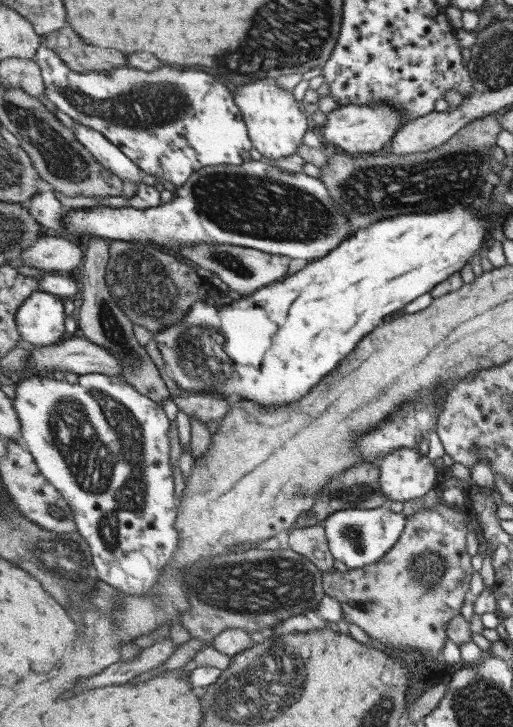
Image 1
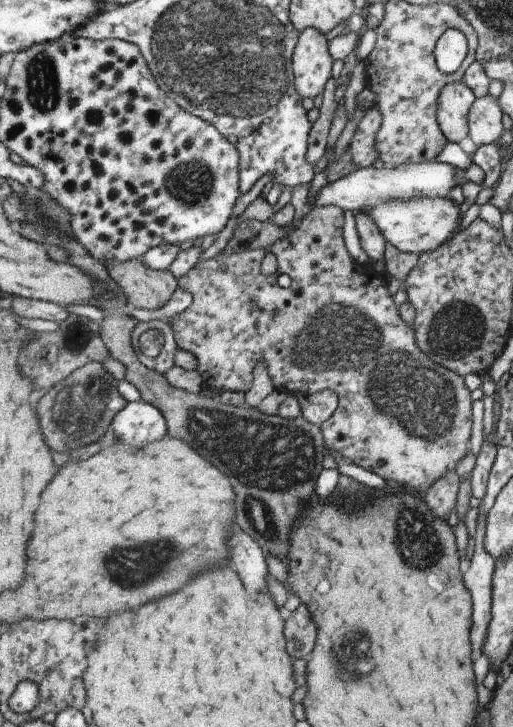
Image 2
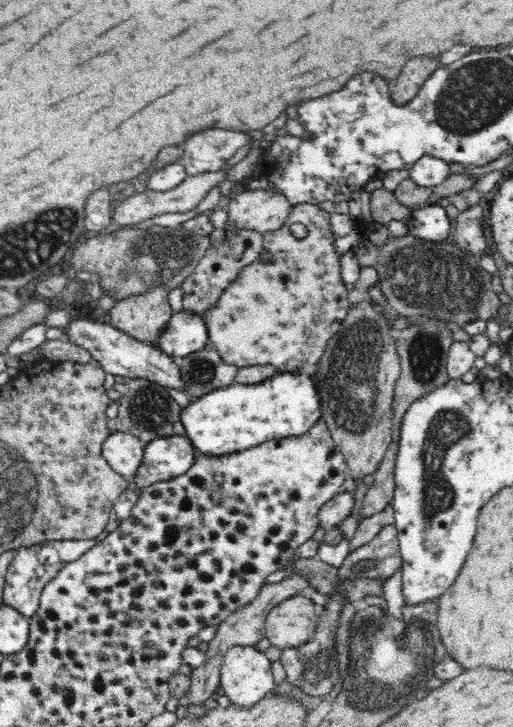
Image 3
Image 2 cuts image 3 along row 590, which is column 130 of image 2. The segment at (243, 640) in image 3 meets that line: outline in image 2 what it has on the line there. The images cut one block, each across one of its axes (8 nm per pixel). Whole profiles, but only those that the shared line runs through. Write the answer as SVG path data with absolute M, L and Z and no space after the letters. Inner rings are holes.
M145 256L129 262L109 262L105 266L129 296L131 308L161 308L179 288L179 278L175 272L147 266Z

